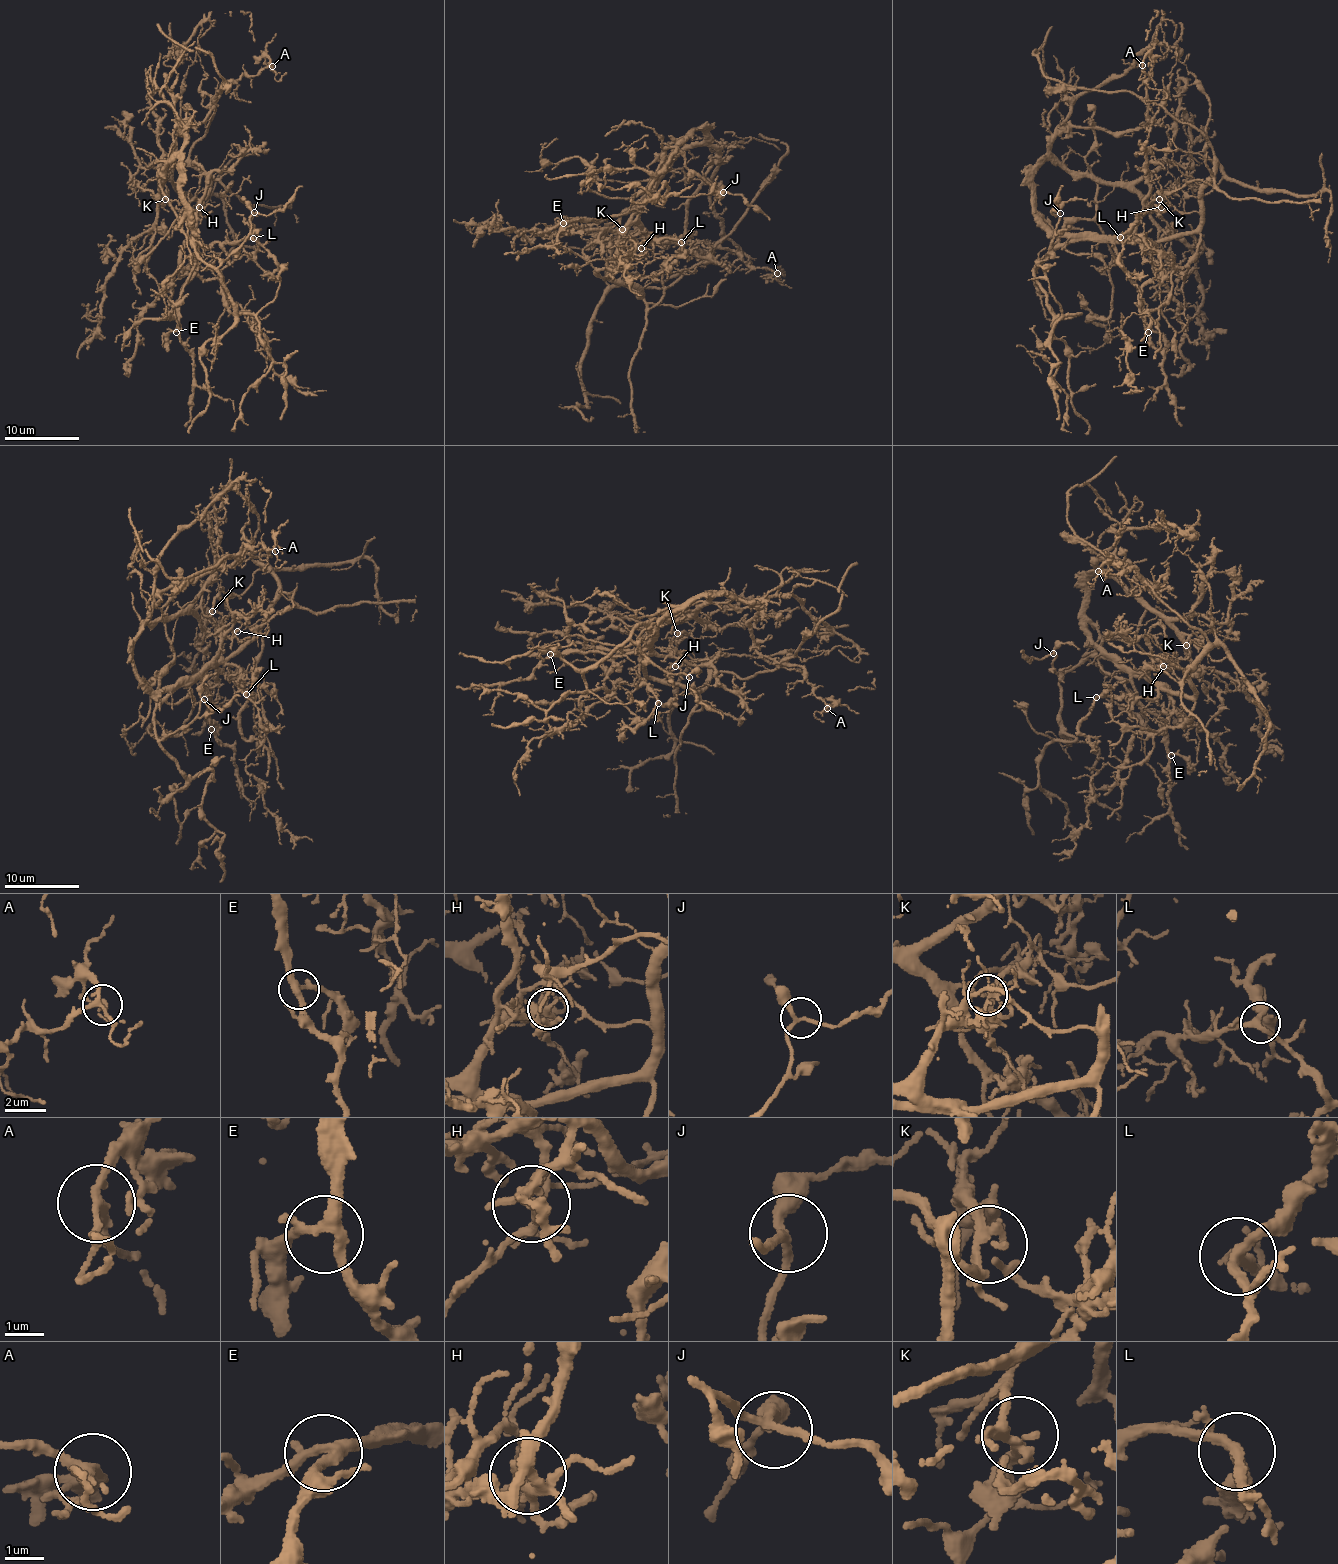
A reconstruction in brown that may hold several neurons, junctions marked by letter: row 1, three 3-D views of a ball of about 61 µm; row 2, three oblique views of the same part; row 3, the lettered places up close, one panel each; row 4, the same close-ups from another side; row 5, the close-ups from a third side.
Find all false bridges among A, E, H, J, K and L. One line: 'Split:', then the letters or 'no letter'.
Split: H

